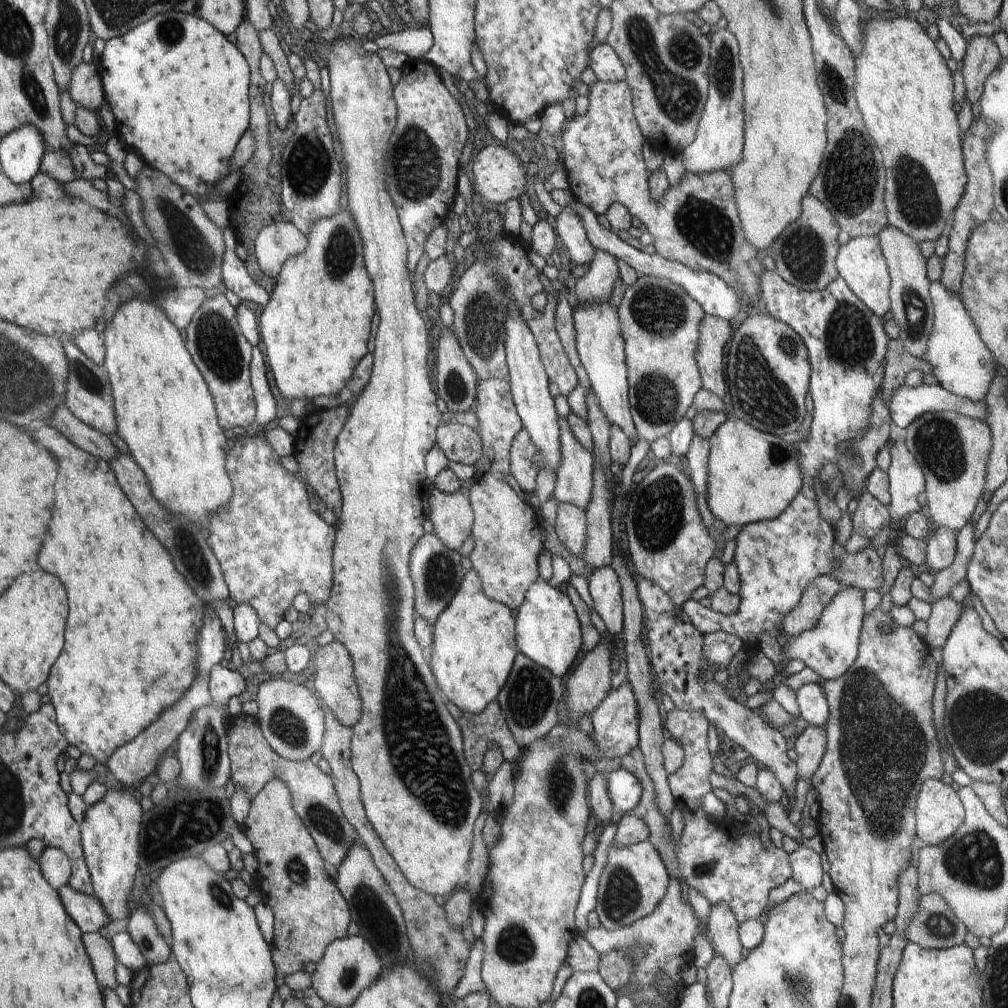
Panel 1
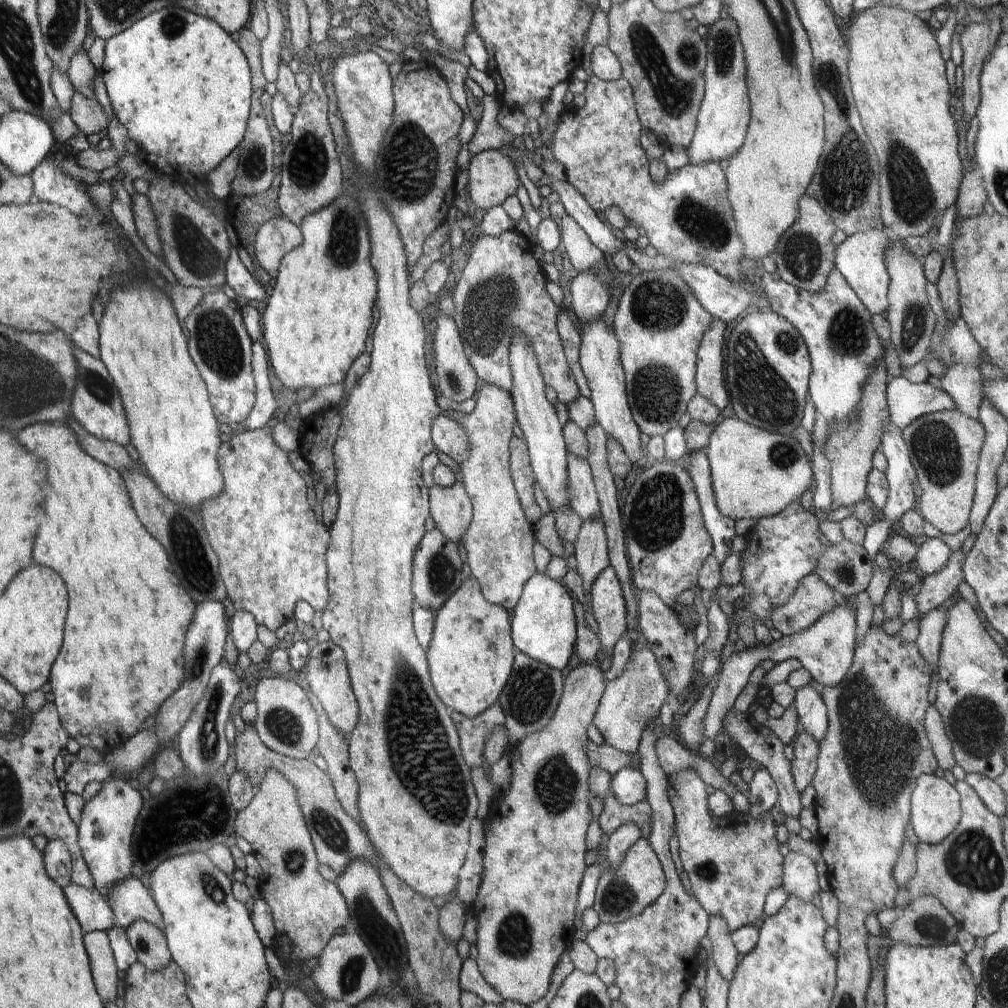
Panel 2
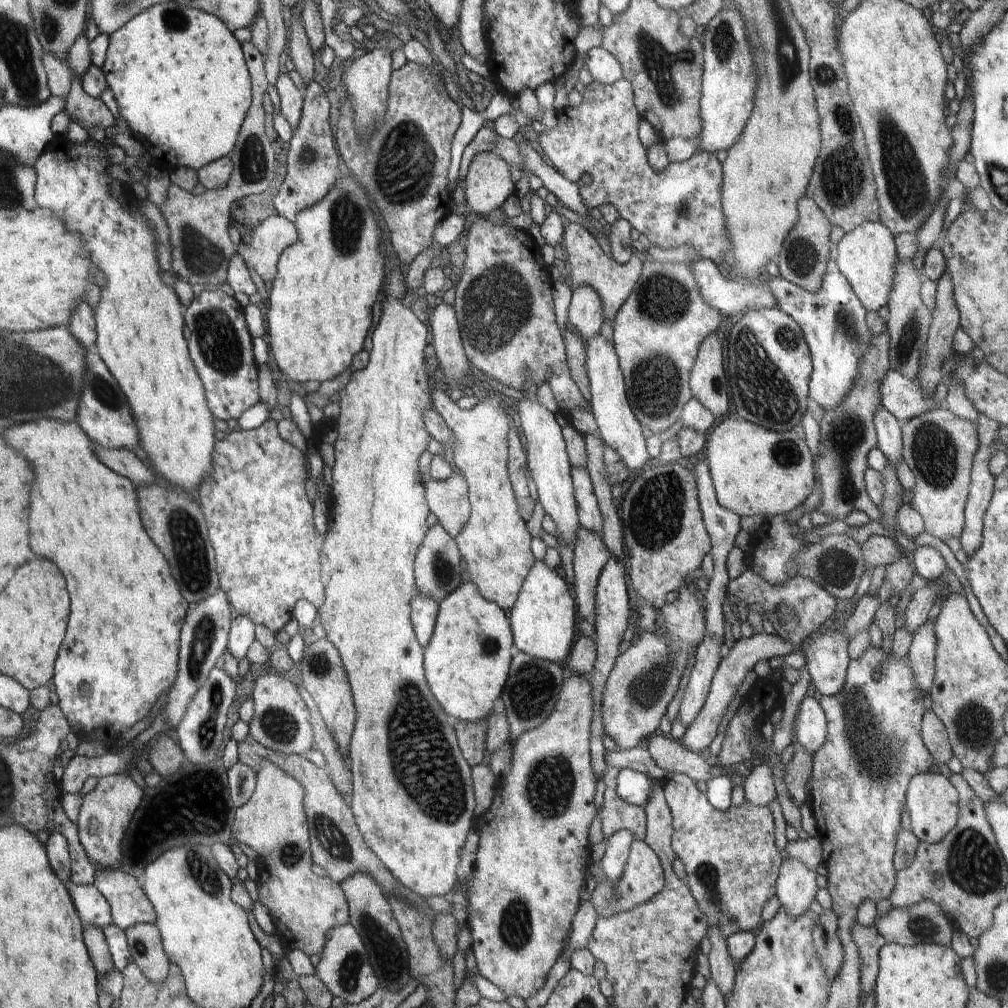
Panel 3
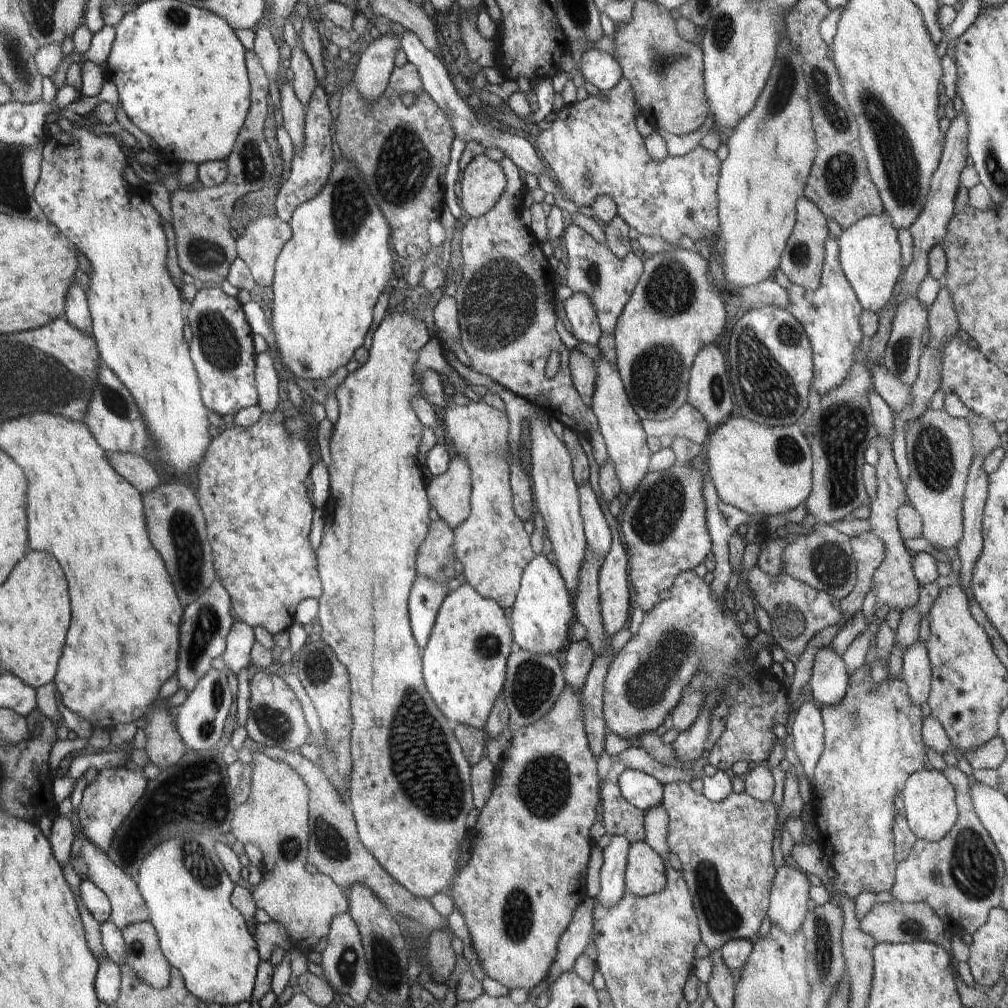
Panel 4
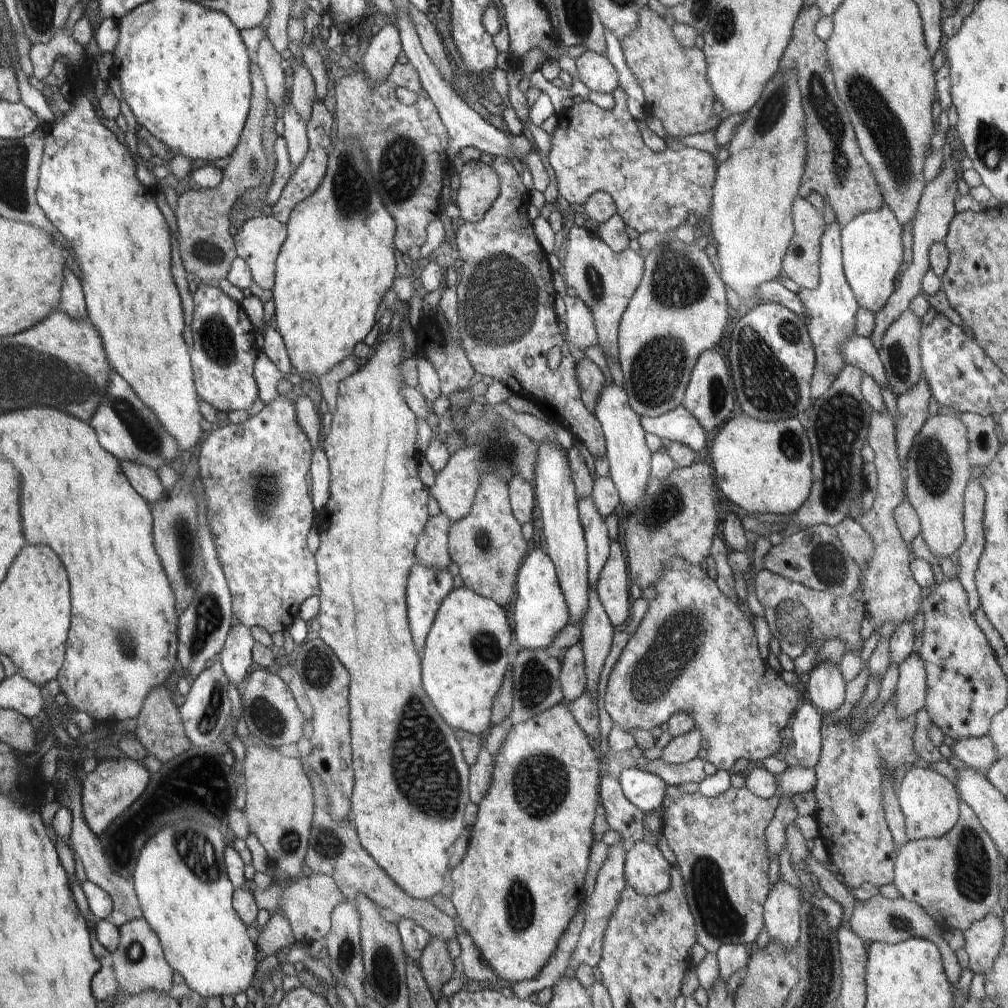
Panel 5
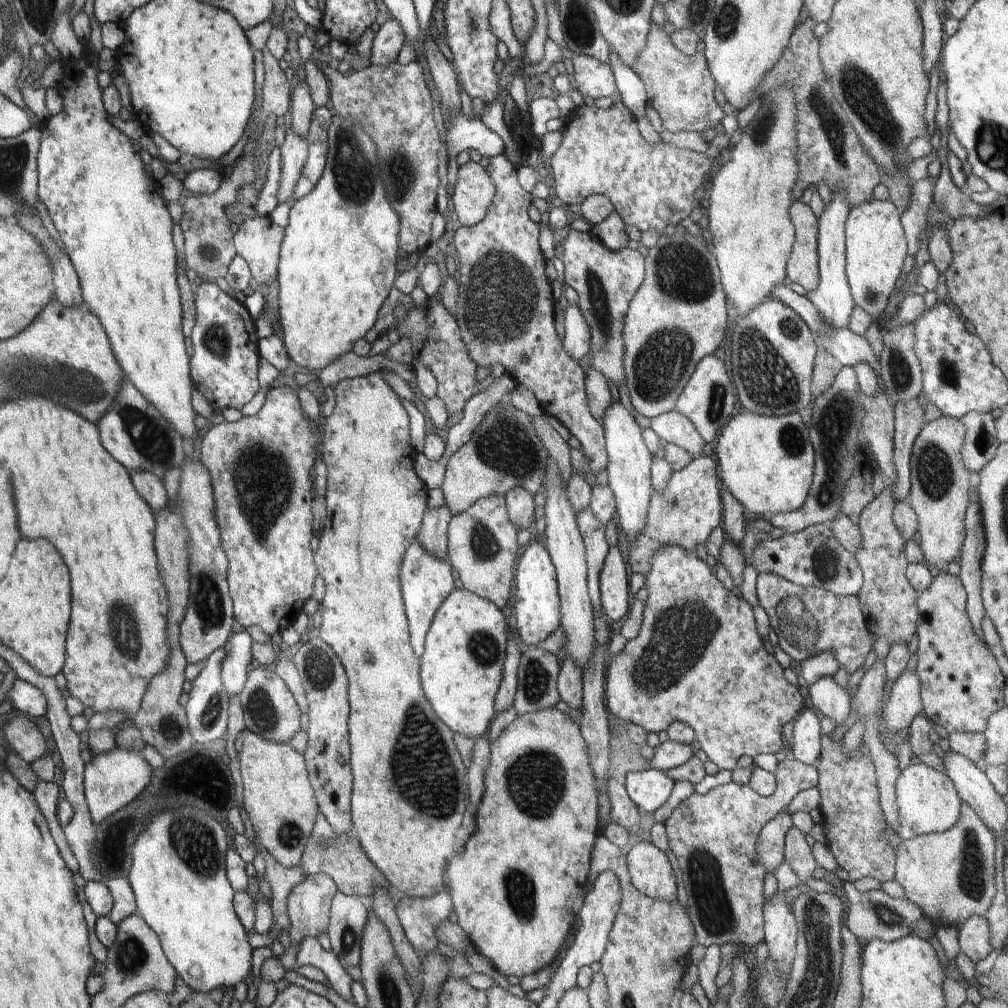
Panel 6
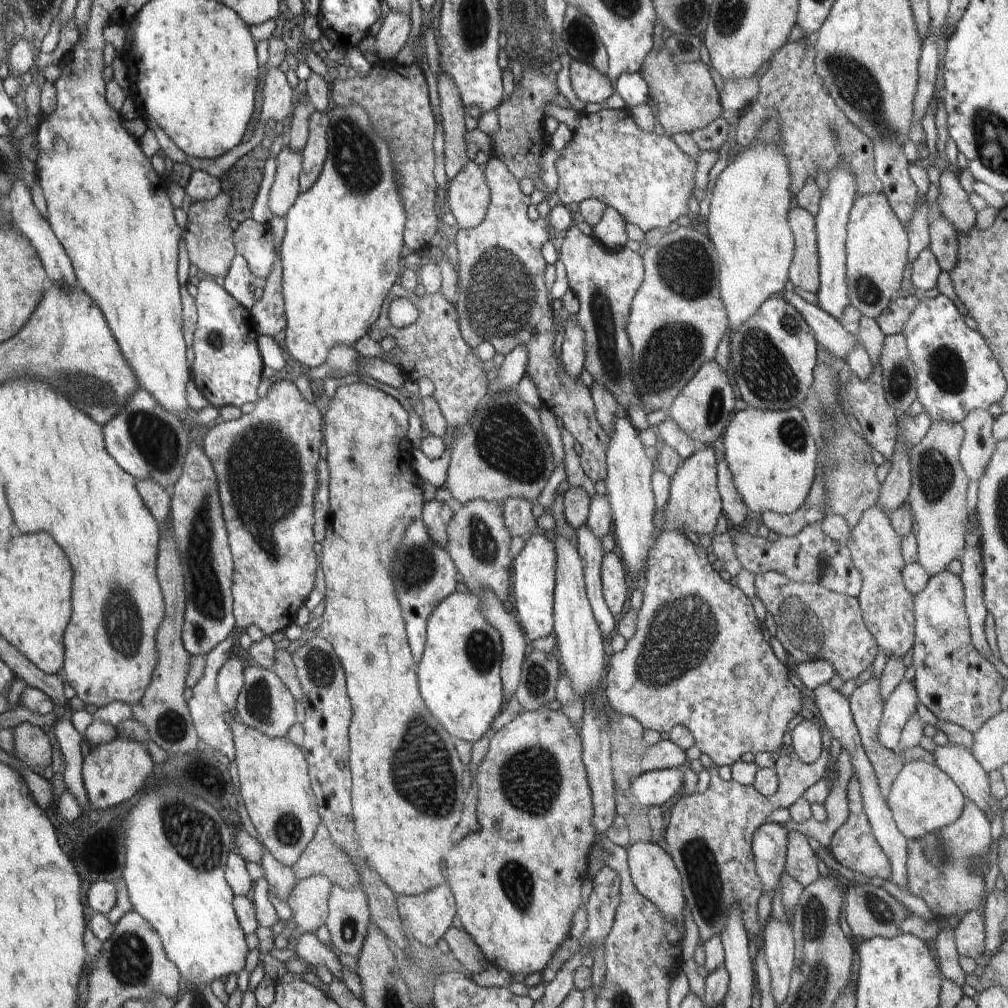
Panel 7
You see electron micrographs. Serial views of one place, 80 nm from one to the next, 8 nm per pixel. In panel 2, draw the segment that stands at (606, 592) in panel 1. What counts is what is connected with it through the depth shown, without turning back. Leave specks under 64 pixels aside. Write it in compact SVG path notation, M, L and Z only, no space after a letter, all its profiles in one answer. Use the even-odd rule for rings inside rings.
M611 566L601 570L600 574L594 579L589 593L591 596L589 604L592 605L591 612L593 612L594 618L596 618L598 626L600 626L600 632L597 635L601 642L601 659L606 653L613 653L614 645L620 638L623 638L627 627L627 610L616 571Z

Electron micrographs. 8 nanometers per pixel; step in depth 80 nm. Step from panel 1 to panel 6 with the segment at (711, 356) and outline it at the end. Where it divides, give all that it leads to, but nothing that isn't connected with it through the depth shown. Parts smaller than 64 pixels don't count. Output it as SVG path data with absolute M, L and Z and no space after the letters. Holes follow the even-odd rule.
M711 354L698 361L688 384L677 398L675 409L692 422L705 444L714 444L723 426L733 416L735 394L734 383L726 373L724 362Z

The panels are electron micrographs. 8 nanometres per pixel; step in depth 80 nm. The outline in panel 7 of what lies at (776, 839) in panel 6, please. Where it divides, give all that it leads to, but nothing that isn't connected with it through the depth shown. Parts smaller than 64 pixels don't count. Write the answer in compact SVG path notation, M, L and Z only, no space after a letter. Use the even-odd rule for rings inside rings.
M766 822L753 834L751 847L763 892L774 895L781 874L785 872L787 833L782 823Z

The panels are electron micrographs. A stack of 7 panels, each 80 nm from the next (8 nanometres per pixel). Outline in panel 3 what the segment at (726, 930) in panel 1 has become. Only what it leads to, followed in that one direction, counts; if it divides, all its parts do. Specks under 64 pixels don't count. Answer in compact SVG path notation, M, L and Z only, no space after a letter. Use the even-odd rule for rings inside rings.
M709 926L707 937L711 942L711 950L707 955L711 977L714 979L715 985L723 992L726 1000L735 985L737 973L737 970L734 969L735 960L728 952L725 938L718 926Z

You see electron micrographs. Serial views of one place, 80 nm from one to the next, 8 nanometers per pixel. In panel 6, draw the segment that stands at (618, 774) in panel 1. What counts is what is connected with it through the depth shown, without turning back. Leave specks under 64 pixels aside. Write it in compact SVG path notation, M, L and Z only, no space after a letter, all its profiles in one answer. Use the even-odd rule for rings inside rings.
M648 768L628 772L623 785L630 800L641 812L654 812L668 800L673 784L666 772Z

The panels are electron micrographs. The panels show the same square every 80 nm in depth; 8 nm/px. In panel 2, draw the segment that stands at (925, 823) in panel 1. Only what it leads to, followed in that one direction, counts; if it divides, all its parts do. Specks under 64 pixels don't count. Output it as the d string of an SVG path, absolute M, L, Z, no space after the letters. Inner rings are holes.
M934 774L919 776L911 794L911 826L920 842L936 845L942 842L961 819L961 804L958 791L945 778Z

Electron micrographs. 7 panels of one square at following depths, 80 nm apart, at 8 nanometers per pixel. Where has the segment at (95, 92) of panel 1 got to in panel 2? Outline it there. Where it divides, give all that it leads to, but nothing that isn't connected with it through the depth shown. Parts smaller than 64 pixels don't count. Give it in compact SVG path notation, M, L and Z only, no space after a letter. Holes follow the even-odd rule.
M81 47L71 58L67 75L73 90L87 99L95 99L94 79L97 68L90 62L89 56Z

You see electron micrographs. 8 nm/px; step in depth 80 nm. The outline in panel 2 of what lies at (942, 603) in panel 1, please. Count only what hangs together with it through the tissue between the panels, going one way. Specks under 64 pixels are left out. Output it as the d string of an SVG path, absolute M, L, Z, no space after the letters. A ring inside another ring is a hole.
M943 607L928 611L920 618L920 634L915 643L933 676L936 676L939 666L939 652L946 623L947 610Z

